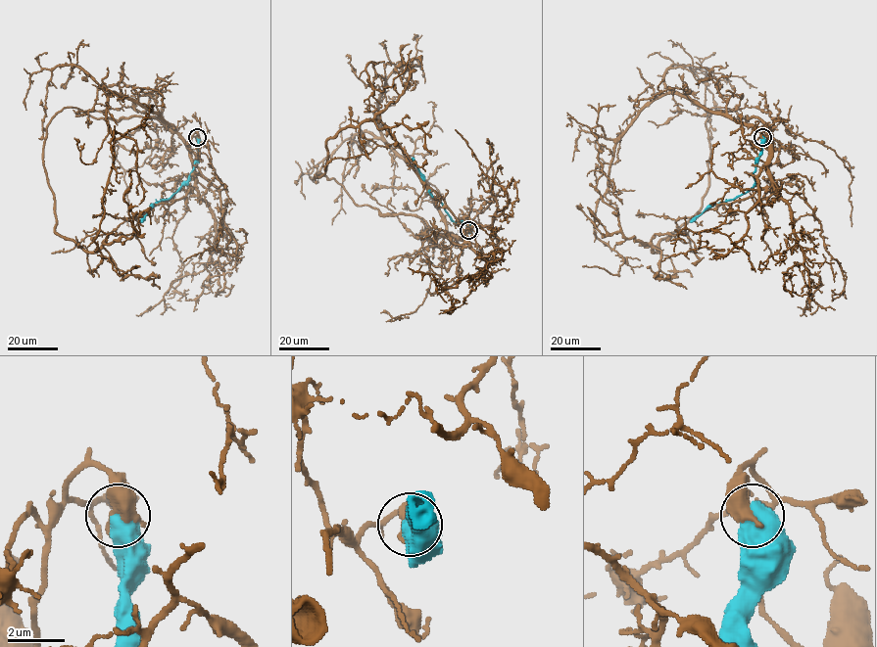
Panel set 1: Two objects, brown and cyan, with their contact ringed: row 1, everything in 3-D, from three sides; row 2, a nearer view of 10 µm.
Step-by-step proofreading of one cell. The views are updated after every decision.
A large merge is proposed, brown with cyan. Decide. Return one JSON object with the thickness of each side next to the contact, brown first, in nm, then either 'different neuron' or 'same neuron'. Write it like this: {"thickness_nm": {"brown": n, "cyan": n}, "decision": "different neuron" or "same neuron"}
{"thickness_nm": {"brown": 320, "cyan": 800}, "decision": "different neuron"}

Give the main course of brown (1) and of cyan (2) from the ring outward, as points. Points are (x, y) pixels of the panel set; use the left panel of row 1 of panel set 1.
1: (198, 137), (189, 149), (157, 118), (65, 107), (43, 155), (55, 232), (88, 252), (129, 238), (129, 170)
2: (198, 137), (198, 158), (191, 174), (170, 198), (154, 204), (141, 221)

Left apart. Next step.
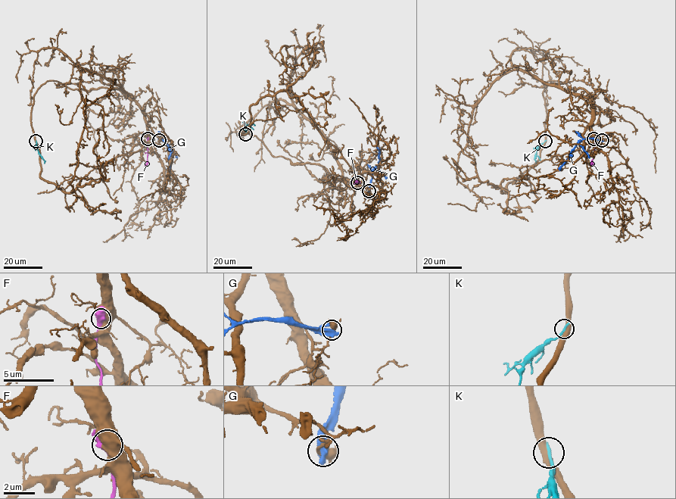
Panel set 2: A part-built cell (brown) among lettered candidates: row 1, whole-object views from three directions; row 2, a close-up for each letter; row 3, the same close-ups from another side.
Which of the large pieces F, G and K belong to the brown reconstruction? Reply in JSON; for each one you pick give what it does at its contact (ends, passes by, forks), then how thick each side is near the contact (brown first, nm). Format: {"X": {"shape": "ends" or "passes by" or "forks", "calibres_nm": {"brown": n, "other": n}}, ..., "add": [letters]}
{"add": []}

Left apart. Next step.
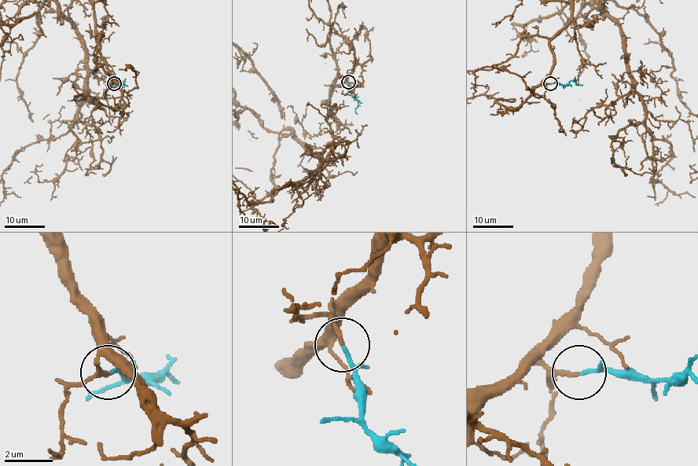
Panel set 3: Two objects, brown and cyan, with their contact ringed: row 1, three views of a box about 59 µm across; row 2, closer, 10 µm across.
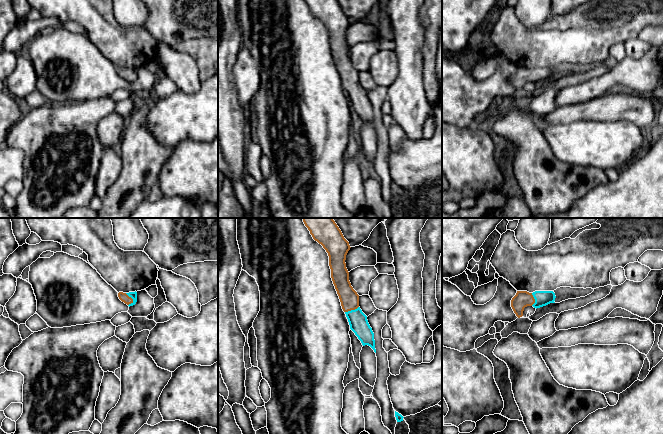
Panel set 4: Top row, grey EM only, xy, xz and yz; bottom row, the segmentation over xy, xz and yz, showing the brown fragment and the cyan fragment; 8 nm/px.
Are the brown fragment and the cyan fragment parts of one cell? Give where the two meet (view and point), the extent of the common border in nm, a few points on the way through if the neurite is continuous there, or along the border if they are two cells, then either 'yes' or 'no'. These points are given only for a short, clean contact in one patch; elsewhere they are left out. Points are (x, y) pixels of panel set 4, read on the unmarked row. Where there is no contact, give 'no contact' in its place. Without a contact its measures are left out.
meets brown in xy at (132, 75); contact 110 nm long; runs through xy (123, 73), (132, 75), (133, 71); yes

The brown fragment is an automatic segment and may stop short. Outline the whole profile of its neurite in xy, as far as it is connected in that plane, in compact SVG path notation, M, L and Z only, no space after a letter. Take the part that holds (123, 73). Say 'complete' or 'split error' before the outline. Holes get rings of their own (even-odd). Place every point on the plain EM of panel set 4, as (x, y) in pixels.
split error; M136 67L129 68L129 69L119 68L118 73L122 78L127 80L129 83L135 81L137 78L137 68Z

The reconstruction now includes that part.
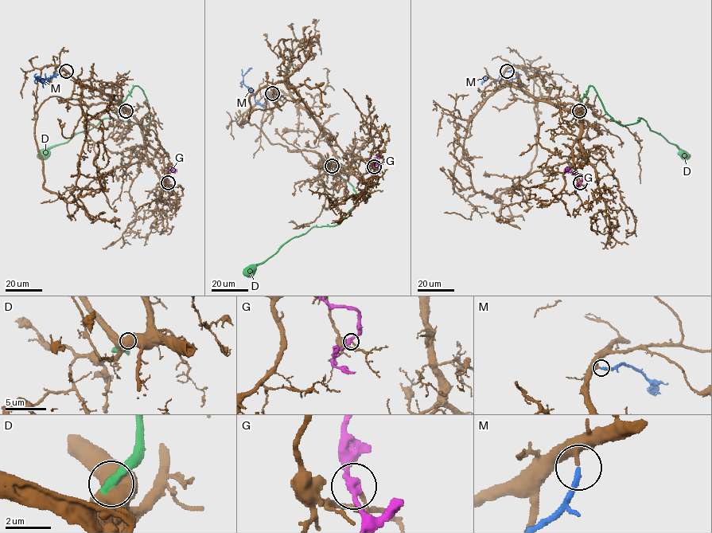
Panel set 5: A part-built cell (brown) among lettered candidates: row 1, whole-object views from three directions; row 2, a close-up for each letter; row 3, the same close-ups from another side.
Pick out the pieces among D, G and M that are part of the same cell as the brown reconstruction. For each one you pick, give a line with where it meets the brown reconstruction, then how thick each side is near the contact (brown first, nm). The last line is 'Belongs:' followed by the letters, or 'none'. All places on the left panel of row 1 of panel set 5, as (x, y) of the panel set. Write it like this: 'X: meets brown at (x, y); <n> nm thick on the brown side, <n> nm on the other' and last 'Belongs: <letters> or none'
D: meets brown at (126, 111); 750 nm thick on the brown side, 400 nm on the other
M: meets brown at (66, 71); 400 nm thick on the brown side, 240 nm on the other
Belongs: D, M

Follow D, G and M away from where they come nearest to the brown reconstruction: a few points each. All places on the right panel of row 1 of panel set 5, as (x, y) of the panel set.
D: (579, 111), (592, 85), (616, 122), (626, 125), (642, 118), (688, 158)
G: (580, 183), (581, 175), (576, 175), (566, 168), (563, 171)
M: (507, 71), (512, 70), (518, 75), (508, 80), (498, 81), (488, 76), (482, 84)

